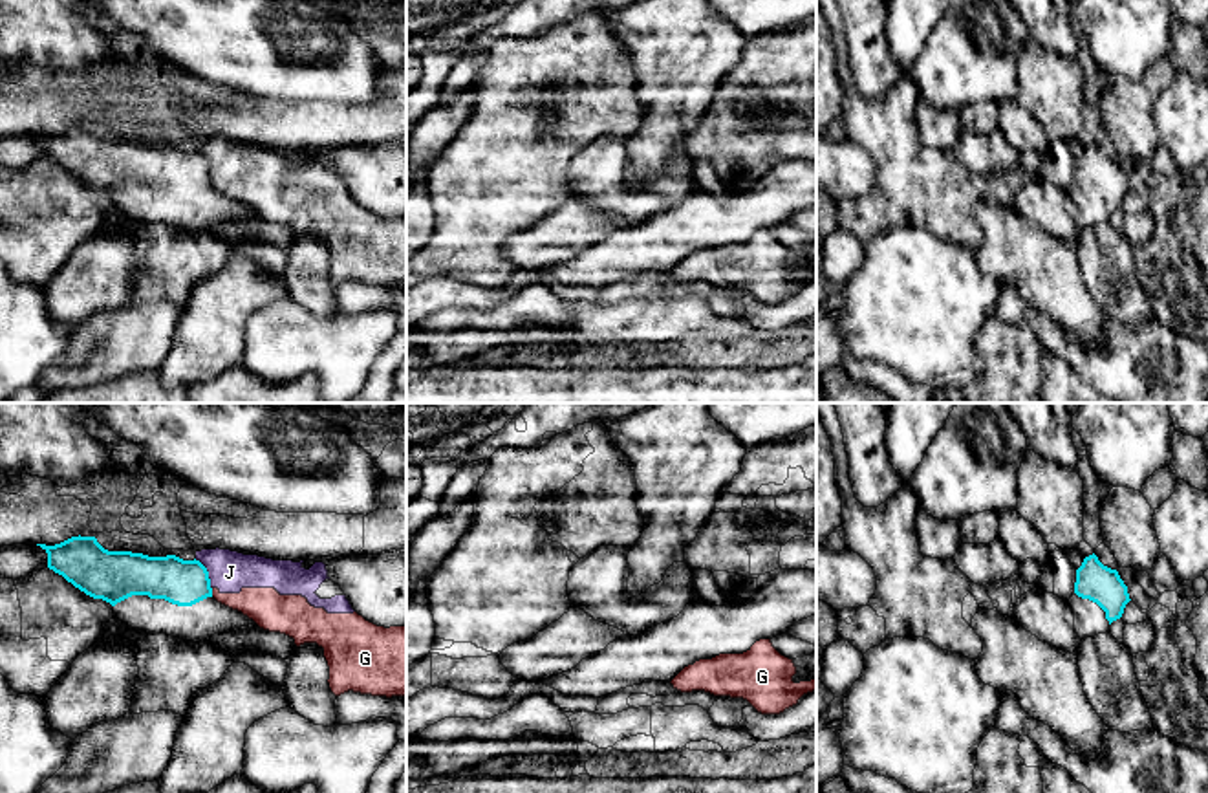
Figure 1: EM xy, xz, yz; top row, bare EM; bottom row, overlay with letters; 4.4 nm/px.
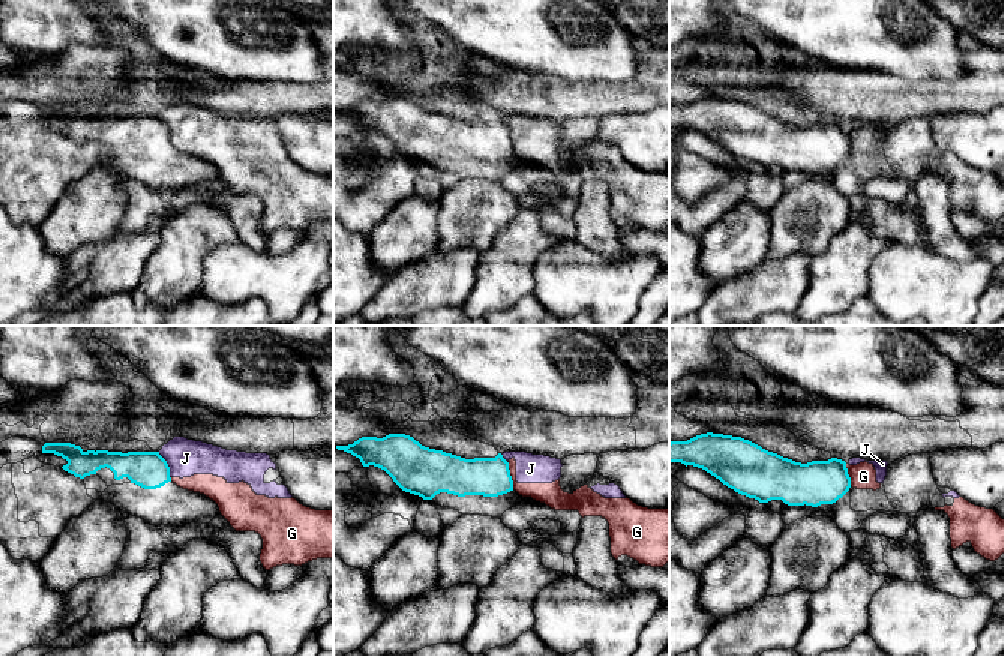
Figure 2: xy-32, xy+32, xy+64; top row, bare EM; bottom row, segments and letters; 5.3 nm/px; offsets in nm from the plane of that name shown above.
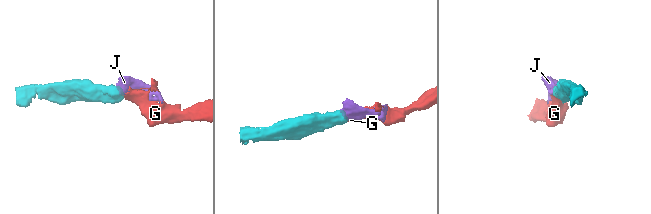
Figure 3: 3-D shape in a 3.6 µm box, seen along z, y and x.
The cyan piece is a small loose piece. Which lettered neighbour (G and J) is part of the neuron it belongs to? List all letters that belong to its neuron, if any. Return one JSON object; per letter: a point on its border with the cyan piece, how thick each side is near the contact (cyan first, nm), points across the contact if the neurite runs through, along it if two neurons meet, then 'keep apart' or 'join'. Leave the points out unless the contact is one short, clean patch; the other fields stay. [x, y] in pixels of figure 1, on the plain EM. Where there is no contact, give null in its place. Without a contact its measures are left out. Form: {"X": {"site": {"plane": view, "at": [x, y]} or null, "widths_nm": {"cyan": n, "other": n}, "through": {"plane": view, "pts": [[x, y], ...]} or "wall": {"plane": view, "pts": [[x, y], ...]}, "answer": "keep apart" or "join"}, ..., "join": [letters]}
{"G": {"site": {"plane": "xy", "at": [211, 182]}, "widths_nm": {"cyan": 200, "other": 170}, "wall": {"plane": "xy", "pts": [[211, 178], [213, 185]]}, "answer": "keep apart"}, "J": {"site": {"plane": "xy", "at": [207, 163]}, "widths_nm": {"cyan": 200, "other": 180}, "wall": {"plane": "xy", "pts": [[194, 149], [205, 158], [211, 178]]}, "answer": "keep apart"}, "join": []}

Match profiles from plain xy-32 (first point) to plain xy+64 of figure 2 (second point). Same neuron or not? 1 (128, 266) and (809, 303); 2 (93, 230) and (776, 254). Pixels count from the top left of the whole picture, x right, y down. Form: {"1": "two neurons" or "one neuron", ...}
{"1": "two neurons", "2": "two neurons"}

